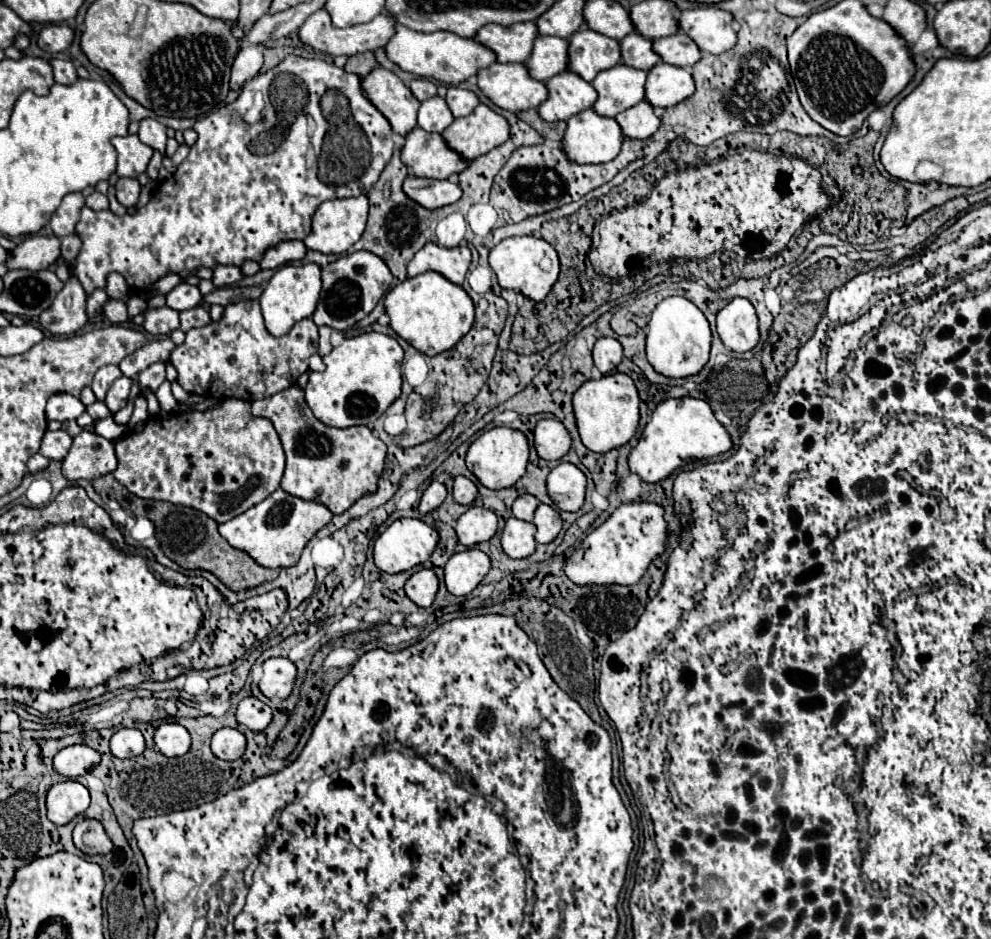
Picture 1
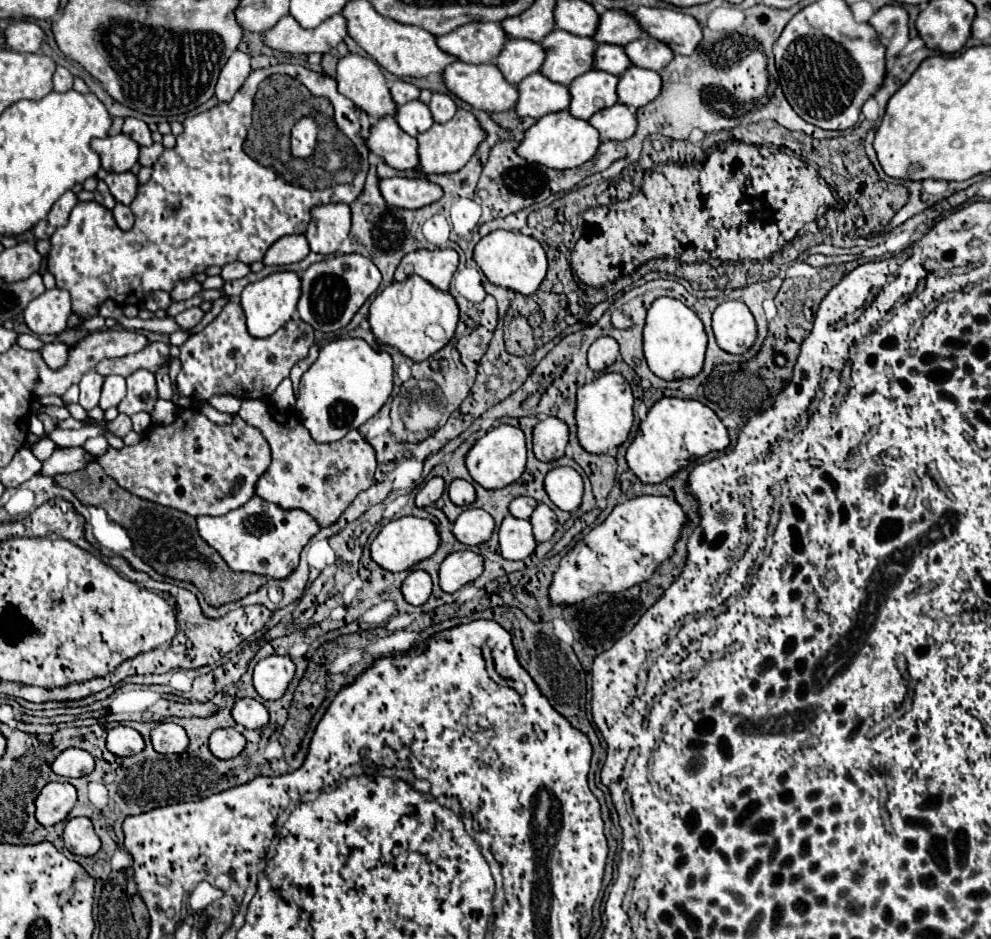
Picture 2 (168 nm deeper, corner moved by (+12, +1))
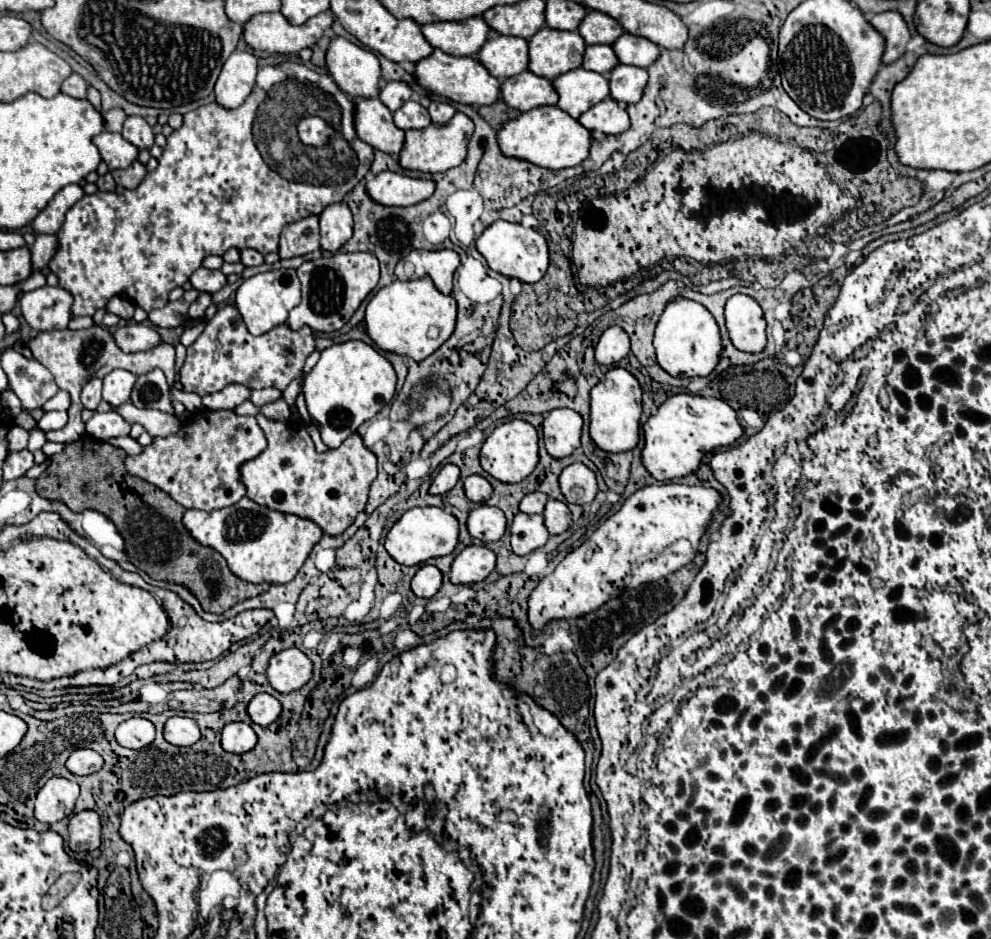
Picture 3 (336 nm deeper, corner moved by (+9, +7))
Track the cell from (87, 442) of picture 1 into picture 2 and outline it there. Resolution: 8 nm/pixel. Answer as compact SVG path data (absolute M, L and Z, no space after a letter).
M63 448L55 450L51 458L43 462L41 474L43 476L55 476L55 474L69 474L75 470L85 468L87 462L91 462L93 456L87 454L83 448Z

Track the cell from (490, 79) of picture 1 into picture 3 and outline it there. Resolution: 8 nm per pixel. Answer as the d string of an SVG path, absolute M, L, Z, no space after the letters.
M436 48L430 58L424 58L416 64L416 78L426 90L432 90L460 104L488 106L500 100L500 80L494 78L478 58L456 58Z

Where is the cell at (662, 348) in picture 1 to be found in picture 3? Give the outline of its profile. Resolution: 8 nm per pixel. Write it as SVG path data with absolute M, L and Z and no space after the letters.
M678 296L666 304L656 324L654 348L658 364L670 376L708 376L718 364L718 354L722 348L720 330L712 314L702 304Z

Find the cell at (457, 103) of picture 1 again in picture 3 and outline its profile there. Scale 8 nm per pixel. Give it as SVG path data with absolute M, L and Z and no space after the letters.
M432 102L428 106L428 112L432 116L432 122L442 122L442 124L448 122L456 114L456 110L450 102Z

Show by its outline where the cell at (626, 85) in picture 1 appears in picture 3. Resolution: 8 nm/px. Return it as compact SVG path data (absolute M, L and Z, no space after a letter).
M576 68L554 80L558 90L558 108L566 110L572 118L580 118L588 108L610 96L610 82L604 74Z

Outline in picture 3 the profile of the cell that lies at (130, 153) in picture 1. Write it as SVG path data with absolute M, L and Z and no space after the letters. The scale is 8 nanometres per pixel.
M104 130L98 136L94 136L92 142L100 150L102 160L108 164L110 170L126 168L138 158L138 148L134 144L130 144L128 140L124 140L122 134L114 134L114 132Z

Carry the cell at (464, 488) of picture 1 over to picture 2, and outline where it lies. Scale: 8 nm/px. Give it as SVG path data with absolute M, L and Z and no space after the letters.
M453 480L451 486L447 488L447 492L449 492L451 502L457 506L469 506L475 502L475 496L477 496L473 484L467 480Z

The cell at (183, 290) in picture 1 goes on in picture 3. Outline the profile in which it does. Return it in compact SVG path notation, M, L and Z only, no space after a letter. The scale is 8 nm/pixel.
M198 268L192 276L190 276L192 288L200 290L200 292L208 292L214 294L218 292L222 286L226 286L226 276L220 270L208 270L208 268Z

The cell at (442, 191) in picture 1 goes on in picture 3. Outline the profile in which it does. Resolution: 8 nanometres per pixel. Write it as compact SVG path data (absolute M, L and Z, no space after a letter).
M380 172L368 184L368 194L372 200L384 206L412 206L430 198L436 190L434 180L410 178L396 172Z

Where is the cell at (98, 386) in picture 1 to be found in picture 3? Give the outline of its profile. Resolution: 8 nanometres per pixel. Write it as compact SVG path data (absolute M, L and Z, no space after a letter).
M92 378L86 382L86 386L82 388L82 404L84 408L96 410L98 404L102 402L102 380L100 378Z

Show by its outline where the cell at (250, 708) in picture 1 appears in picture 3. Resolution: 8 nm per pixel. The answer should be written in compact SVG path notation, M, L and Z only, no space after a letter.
M256 694L248 704L248 716L260 726L272 724L280 716L280 702L270 694Z

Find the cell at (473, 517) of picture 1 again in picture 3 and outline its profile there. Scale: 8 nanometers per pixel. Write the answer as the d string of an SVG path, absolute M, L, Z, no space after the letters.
M480 504L478 508L474 508L466 524L468 524L468 532L472 534L472 538L478 538L482 542L500 540L506 530L506 518L502 510L494 506L486 506L486 504Z

